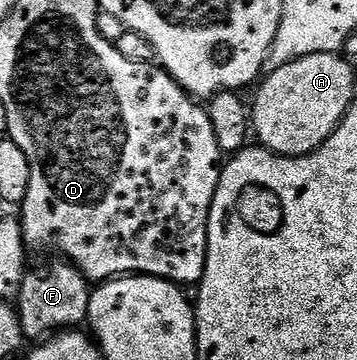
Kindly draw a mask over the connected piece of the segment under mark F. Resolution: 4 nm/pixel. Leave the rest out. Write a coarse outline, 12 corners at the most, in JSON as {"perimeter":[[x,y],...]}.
{"perimeter":[[72,263],[27,272],[23,337],[87,322],[92,283]]}

